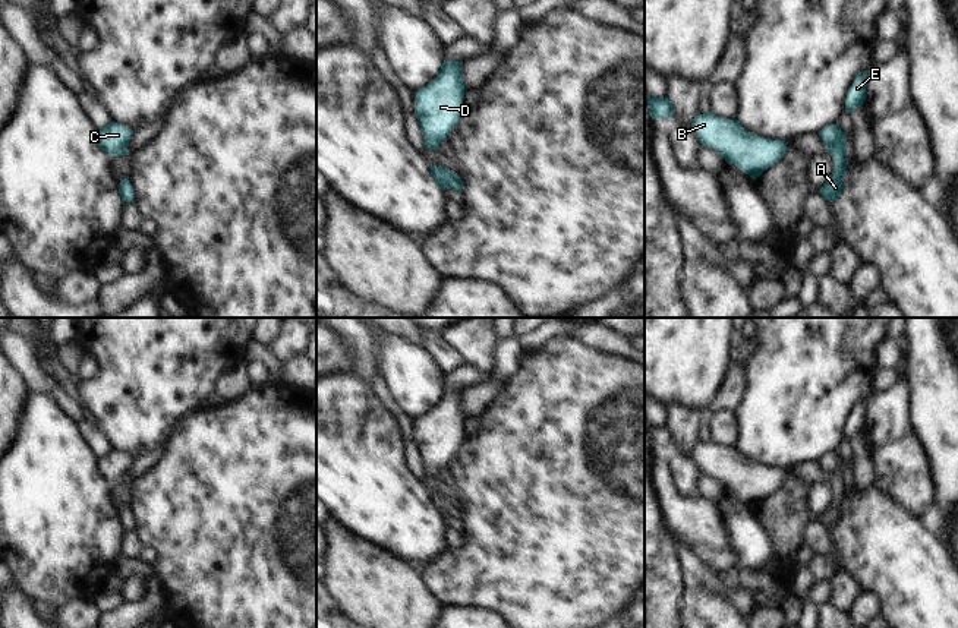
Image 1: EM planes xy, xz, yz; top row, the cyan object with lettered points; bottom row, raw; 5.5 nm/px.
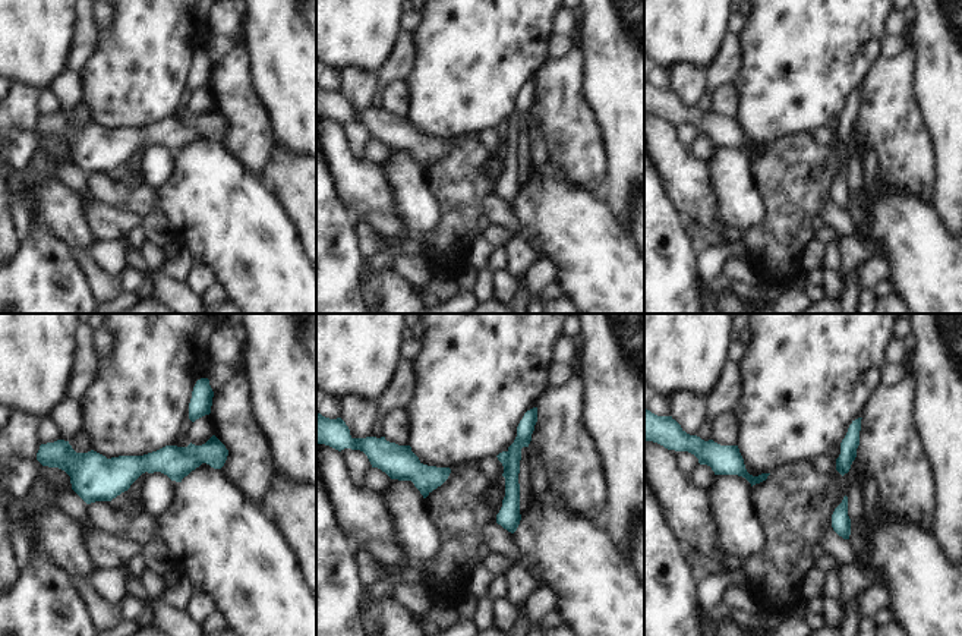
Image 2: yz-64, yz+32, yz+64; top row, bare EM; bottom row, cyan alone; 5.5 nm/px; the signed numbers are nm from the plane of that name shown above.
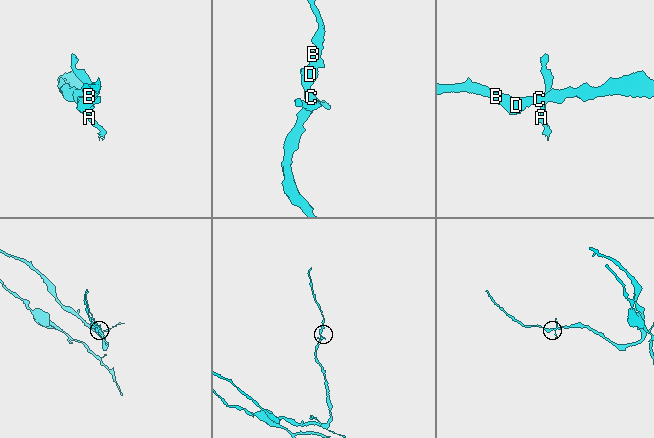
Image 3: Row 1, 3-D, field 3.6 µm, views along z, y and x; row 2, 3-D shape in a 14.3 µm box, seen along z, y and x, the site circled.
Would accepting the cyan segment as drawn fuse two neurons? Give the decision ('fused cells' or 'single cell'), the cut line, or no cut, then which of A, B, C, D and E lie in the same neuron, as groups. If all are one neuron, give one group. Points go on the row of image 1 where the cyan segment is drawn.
fused cells | yz (844, 141), (840, 139), (828, 151) | A E / B C D

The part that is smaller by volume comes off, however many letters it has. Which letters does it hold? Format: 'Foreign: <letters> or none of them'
Foreign: A, E

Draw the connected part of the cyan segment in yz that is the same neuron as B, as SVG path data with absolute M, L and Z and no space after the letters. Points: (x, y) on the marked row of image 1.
M713 113L697 114L691 129L702 146L716 151L728 164L756 180L784 155L788 142L760 138L747 132L740 122L719 119Z

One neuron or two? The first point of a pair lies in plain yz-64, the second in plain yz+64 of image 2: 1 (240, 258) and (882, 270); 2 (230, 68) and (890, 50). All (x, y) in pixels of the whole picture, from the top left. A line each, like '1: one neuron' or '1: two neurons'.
1: two neurons
2: two neurons

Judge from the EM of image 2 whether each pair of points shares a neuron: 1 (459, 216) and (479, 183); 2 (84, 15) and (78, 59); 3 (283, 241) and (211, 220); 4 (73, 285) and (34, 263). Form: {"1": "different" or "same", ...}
{"1": "same", "2": "same", "3": "same", "4": "same"}

